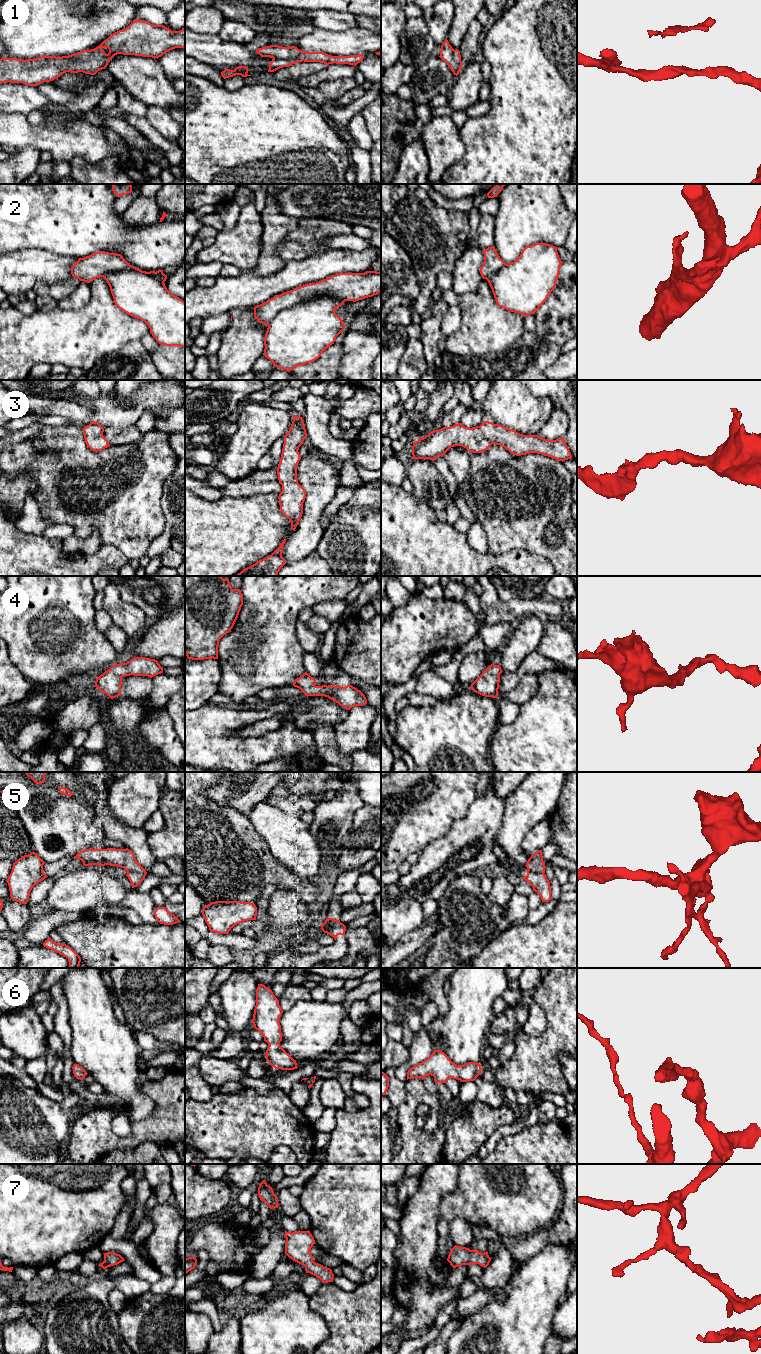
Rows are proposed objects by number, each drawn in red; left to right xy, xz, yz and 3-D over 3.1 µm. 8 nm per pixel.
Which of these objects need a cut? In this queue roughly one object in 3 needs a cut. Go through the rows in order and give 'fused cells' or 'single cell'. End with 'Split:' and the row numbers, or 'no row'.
1: single cell
2: fused cells
3: single cell
4: single cell
5: fused cells
6: single cell
7: single cell
Split: 2, 5

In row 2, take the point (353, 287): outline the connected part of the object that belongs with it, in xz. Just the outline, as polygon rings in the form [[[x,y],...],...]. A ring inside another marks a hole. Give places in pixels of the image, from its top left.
[[[381,272],[339,273],[316,283],[296,287],[275,295],[254,307],[254,317],[259,323],[269,325],[282,311],[291,309],[318,295],[329,295],[344,301],[359,301],[381,292]]]

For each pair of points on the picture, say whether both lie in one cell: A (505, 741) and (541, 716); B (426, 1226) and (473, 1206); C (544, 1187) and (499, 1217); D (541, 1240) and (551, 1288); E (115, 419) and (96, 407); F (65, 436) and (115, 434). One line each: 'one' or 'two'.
A: one
B: two
C: one
D: two
E: one
F: two

